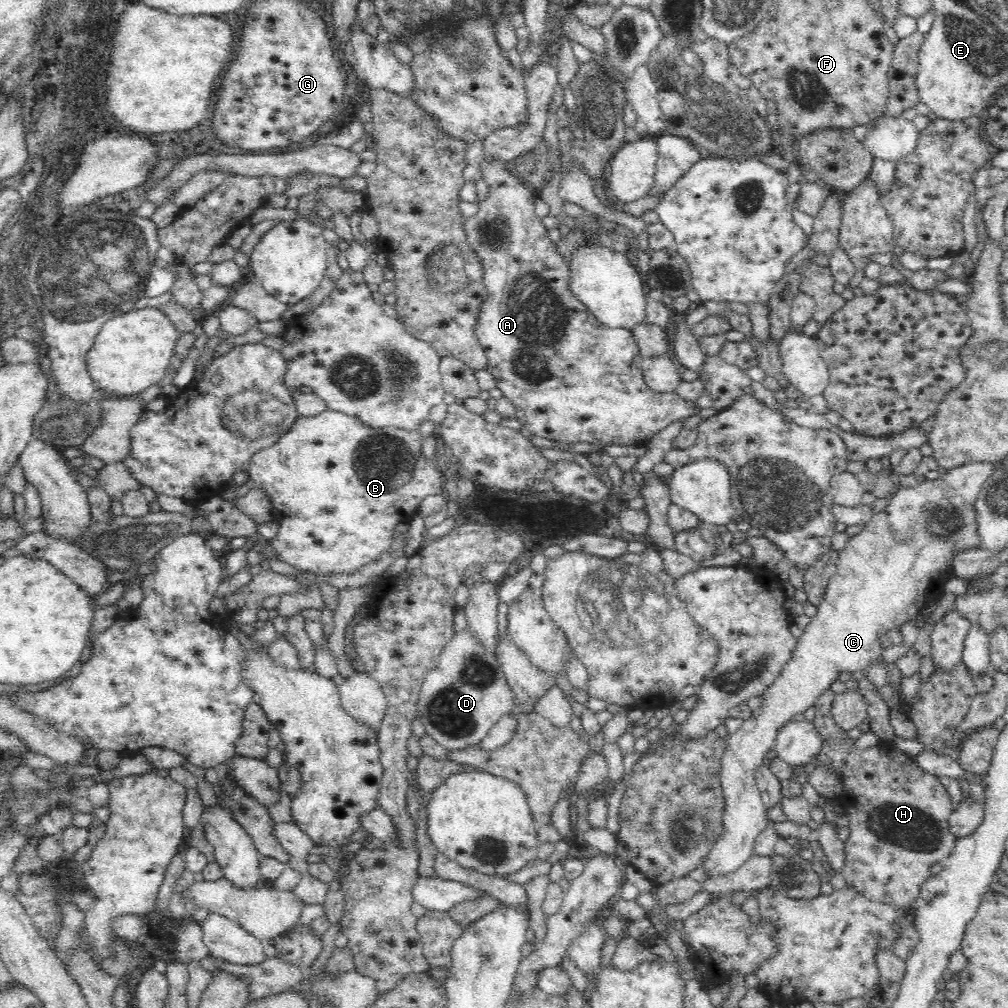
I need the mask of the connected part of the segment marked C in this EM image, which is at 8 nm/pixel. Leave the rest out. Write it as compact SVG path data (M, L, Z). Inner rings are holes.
M992 462L964 463L962 466L949 469L943 475L931 475L920 479L914 486L895 490L889 497L889 505L882 512L875 513L859 534L849 538L846 548L839 551L836 572L826 588L824 599L818 607L818 614L811 618L811 624L797 640L792 659L766 689L760 708L744 715L742 726L728 736L728 745L722 755L720 771L726 799L722 818L723 832L710 848L710 854L703 860L699 871L704 871L706 876L702 875L702 879L726 876L742 868L746 860L753 855L757 836L767 827L769 820L755 781L755 774L758 766L763 766L762 759L775 748L777 733L782 726L791 722L795 714L804 713L810 706L815 706L818 697L830 688L832 682L838 680L840 673L866 673L882 656L884 649L880 639L883 635L894 628L900 629L910 620L916 620L918 615L946 593L945 586L954 576L952 556L956 552L980 547L975 500L982 485L993 475L995 466L996 463Z

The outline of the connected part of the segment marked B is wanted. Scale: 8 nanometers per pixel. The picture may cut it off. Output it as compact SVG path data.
M324 409L316 416L298 416L294 424L287 430L277 433L277 441L269 447L263 448L258 451L251 458L249 468L249 478L257 483L257 488L264 491L268 498L271 500L274 508L282 508L282 520L280 520L280 527L277 535L259 544L258 550L264 553L264 557L269 561L274 558L295 566L304 572L312 572L314 574L329 575L329 574L352 574L356 570L360 570L362 566L369 562L374 562L378 559L380 554L389 549L392 544L394 526L398 522L409 523L413 516L422 504L422 500L431 494L445 494L443 488L444 476L439 471L437 464L434 460L427 460L422 455L422 440L420 439L419 430L406 430L404 428L390 428L379 429L370 428L366 426L361 420L355 416L344 414L343 412Z

